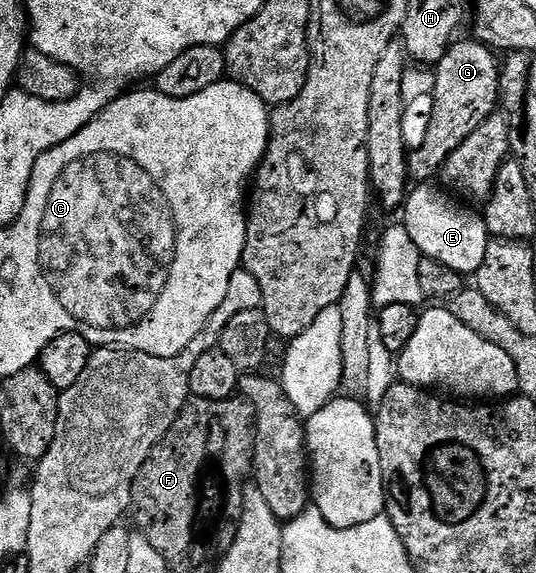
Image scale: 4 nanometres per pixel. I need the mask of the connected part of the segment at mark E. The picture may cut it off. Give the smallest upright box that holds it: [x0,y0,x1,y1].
[403,183,491,276]

